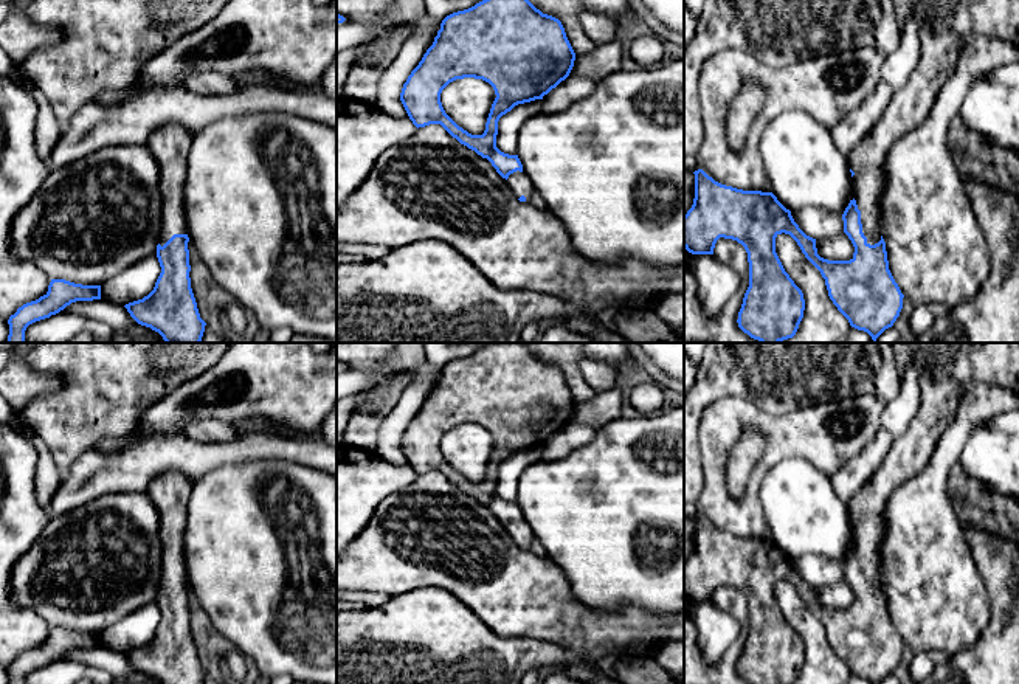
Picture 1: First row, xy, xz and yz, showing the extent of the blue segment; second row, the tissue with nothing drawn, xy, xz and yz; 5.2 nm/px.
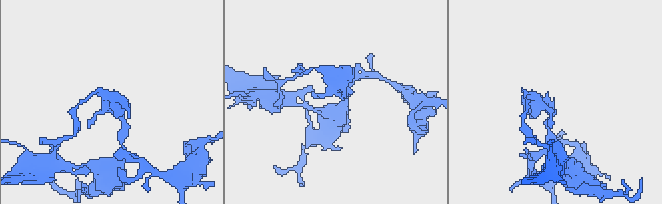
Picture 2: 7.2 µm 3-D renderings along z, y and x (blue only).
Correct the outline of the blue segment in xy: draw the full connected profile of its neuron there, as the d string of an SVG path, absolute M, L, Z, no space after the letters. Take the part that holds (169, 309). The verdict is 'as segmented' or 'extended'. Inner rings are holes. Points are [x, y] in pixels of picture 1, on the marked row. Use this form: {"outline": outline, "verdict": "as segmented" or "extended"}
{"outline": "M169 123L146 143L160 169L163 225L157 257L161 273L147 296L124 306L138 324L158 332L166 343L200 343L206 326L191 288L185 220L183 189L192 140L185 127Z", "verdict": "extended"}

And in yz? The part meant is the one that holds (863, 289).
{"outline": "M909 0L918 23L920 59L904 87L893 96L873 130L847 154L853 177L855 199L842 214L844 233L855 247L850 261L828 261L817 254L816 239L807 236L772 192L743 191L721 185L703 169L695 171L695 199L684 216L684 248L692 254L713 254L720 237L741 244L748 253L749 287L738 312L738 327L760 343L780 343L793 338L803 318L802 290L785 271L777 253L775 237L789 234L805 257L825 279L828 296L850 326L867 332L873 341L893 326L903 309L903 298L887 261L881 236L881 195L886 185L884 164L892 146L924 124L935 101L952 76L966 39L971 34L1011 42L1019 48L1019 0Z", "verdict": "extended"}

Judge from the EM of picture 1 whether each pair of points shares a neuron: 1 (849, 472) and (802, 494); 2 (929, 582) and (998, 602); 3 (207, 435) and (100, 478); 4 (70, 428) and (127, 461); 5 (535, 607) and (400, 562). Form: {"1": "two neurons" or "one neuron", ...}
{"1": "two neurons", "2": "two neurons", "3": "two neurons", "4": "two neurons", "5": "one neuron"}

